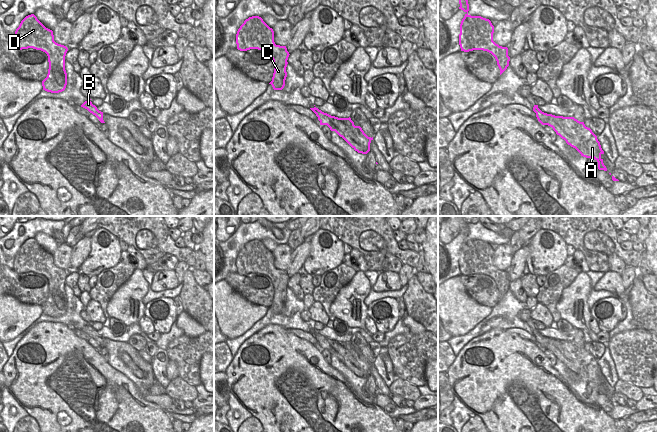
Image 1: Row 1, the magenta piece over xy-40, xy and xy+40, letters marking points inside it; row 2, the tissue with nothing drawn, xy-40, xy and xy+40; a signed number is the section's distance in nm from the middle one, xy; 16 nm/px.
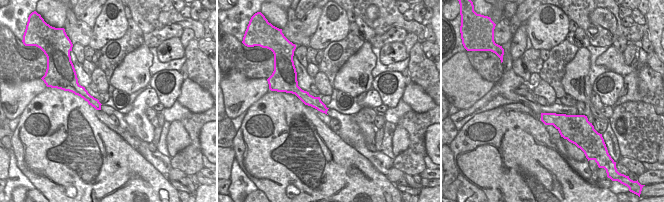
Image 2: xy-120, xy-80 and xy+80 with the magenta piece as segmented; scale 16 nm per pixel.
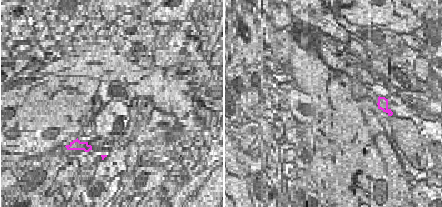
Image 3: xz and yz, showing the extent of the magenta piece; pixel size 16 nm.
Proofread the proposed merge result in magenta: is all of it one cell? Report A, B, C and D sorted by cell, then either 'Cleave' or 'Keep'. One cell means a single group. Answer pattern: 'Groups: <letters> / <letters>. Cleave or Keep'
Groups: A B C D. Keep.

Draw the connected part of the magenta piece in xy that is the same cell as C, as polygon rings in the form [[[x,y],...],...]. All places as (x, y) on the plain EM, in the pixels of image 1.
[[[252,240],[244,245],[237,255],[236,268],[240,275],[258,273],[268,276],[274,288],[274,297],[269,308],[274,314],[284,312],[287,301],[287,284],[290,278],[286,270],[275,268],[273,253],[261,241]]]

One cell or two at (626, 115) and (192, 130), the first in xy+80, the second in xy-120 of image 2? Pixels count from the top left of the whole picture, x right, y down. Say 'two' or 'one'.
one

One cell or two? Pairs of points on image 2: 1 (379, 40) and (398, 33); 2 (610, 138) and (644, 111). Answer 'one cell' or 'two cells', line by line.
1: one cell
2: two cells

